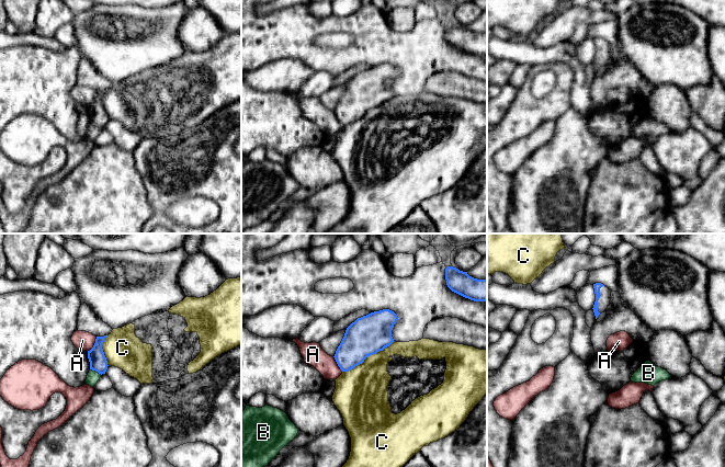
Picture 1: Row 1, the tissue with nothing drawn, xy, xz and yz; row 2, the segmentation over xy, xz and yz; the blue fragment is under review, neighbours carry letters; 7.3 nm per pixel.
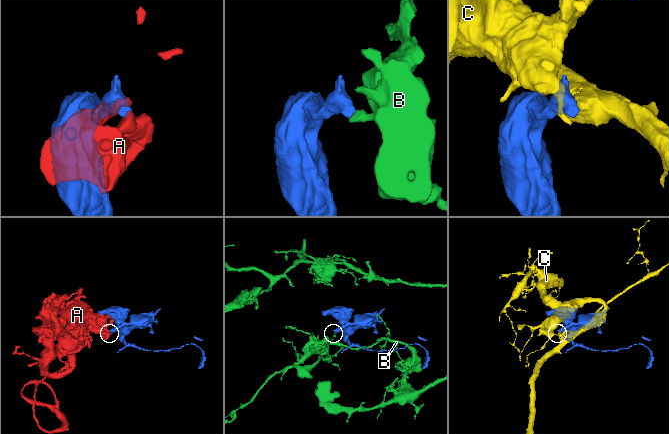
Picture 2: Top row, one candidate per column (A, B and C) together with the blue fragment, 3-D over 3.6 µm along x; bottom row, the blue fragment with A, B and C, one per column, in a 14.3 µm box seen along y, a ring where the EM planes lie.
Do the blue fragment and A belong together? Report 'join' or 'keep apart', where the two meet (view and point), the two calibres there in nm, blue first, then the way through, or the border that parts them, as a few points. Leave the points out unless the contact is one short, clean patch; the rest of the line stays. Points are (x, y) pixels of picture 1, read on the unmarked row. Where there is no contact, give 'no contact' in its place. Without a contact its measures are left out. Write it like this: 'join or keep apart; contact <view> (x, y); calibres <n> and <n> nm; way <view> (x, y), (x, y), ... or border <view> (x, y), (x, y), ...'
keep apart; contact xy (94, 99); calibres 130 and 140 nm; border xy (97, 91), (93, 100), (87, 105)

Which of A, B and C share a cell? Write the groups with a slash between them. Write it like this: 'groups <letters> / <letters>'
groups A / B / C

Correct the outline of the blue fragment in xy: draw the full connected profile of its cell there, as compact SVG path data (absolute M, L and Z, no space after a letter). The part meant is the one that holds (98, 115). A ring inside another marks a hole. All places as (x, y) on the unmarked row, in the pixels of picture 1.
M97 91L93 102L88 105L88 113L90 116L90 124L98 126L99 128L105 128L107 124L107 115L104 110L102 99L105 94L104 91Z

